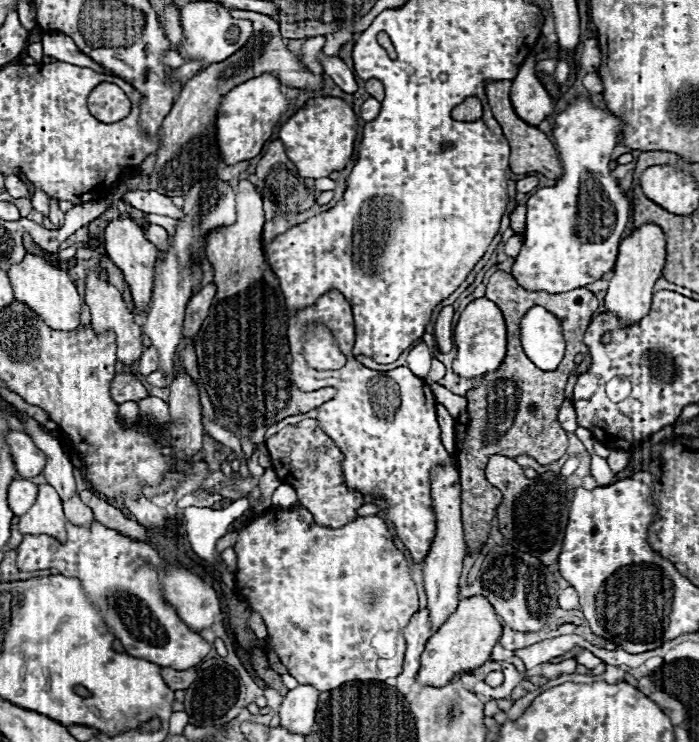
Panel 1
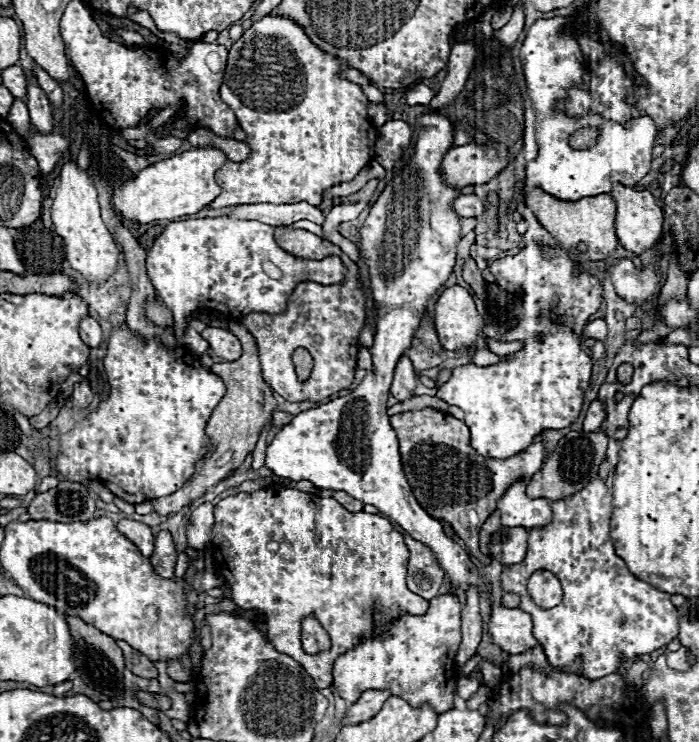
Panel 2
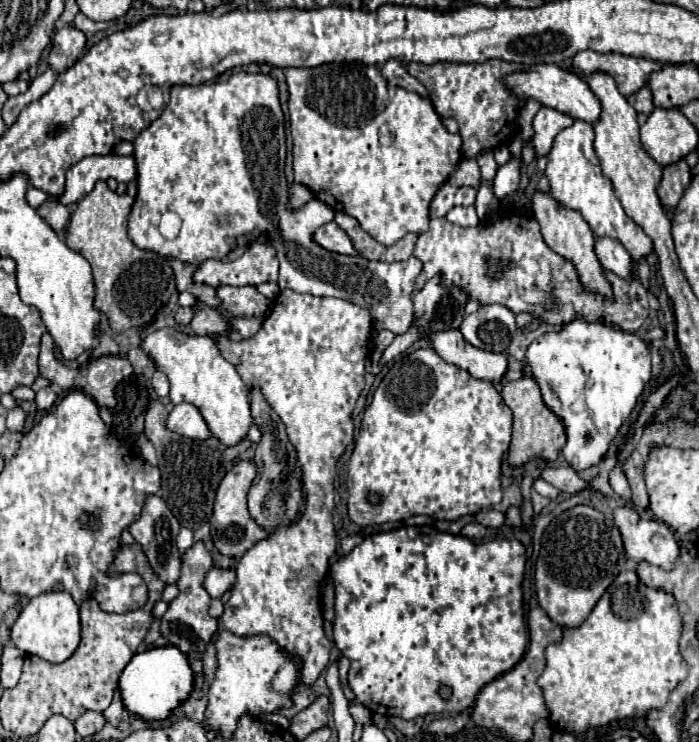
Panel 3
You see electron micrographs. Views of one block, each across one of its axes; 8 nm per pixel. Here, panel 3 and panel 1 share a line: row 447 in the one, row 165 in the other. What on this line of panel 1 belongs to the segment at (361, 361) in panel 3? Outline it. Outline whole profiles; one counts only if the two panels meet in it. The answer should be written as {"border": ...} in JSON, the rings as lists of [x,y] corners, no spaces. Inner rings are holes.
{"border":[[[334,96],[310,98],[280,130],[280,140],[288,158],[302,178],[326,178],[336,170],[344,170],[354,152],[358,122],[350,104]]]}

